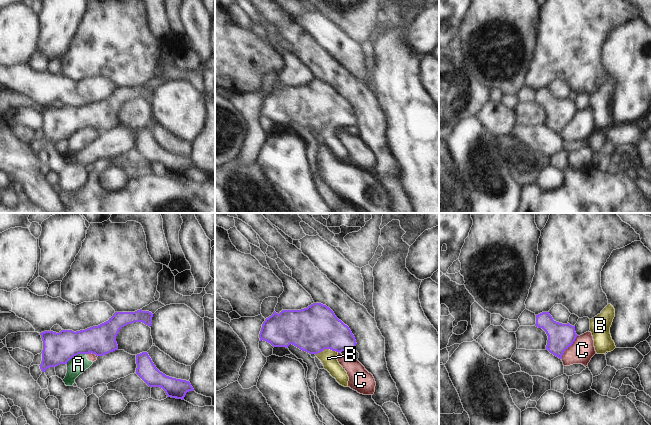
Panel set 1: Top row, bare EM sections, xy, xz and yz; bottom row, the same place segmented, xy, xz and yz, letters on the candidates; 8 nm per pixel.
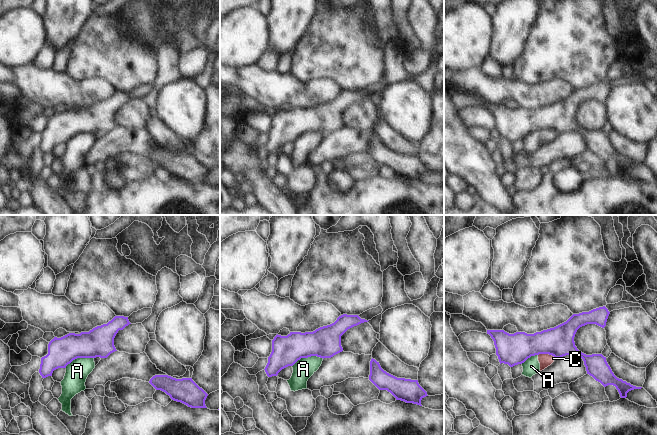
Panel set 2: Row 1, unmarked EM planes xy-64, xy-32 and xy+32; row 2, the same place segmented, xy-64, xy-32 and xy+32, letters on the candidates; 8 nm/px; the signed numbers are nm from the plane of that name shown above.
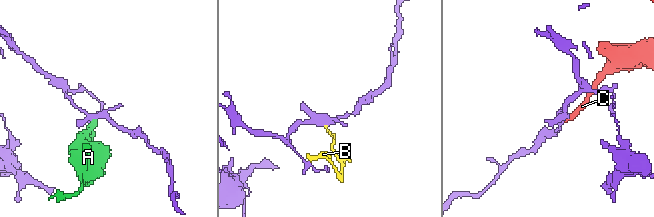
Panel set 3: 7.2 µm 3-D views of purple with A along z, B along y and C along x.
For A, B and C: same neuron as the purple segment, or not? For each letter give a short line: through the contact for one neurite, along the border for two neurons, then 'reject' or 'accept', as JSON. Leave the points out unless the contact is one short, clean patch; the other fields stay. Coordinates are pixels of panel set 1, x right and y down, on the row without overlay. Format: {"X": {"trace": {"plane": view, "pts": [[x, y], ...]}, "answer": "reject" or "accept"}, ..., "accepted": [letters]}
{"A": {"trace": {"plane": "xy", "pts": [[85, 129], [74, 131], [66, 140]]}, "answer": "reject"}, "B": {"trace": {"plane": "xz", "pts": [[315, 104], [326, 115], [326, 124], [328, 134]]}, "answer": "accept"}, "C": {"answer": "reject"}, "accepted": ["B"]}

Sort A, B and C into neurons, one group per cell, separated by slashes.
A C / B

